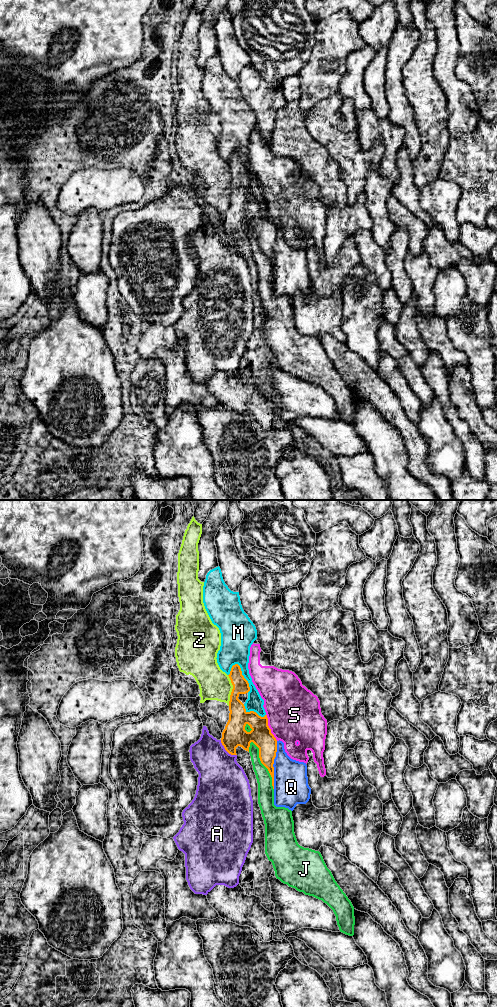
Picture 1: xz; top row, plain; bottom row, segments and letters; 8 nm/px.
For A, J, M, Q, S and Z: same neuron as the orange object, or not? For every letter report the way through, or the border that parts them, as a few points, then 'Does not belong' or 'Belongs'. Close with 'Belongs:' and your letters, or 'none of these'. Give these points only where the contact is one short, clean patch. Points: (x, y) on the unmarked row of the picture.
A: Does not belong
J: Does not belong
M: Does not belong
Q: Does not belong
S: Does not belong
Z: Boundary: xz (227, 163), (232, 173), (229, 193). Does not belong
Belongs: none of these

